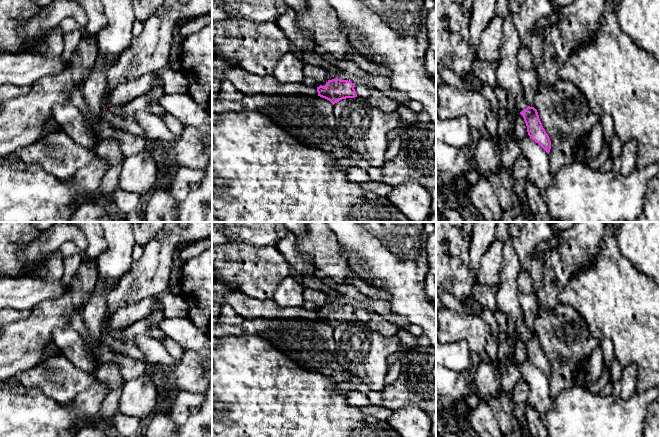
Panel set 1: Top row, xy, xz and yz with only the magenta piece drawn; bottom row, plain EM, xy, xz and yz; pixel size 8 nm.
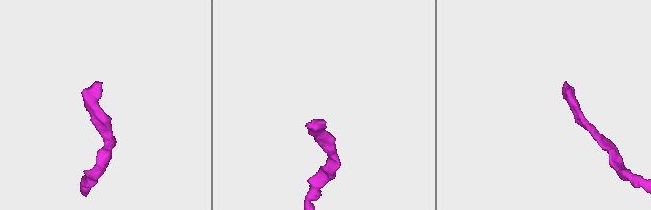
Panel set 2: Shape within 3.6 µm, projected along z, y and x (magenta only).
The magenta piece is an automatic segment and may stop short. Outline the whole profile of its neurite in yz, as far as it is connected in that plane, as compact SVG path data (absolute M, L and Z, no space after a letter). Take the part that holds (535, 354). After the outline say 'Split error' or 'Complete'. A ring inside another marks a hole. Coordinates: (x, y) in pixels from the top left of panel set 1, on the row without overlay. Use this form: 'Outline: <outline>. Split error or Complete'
Outline: M523 312L520 313L518 318L516 331L524 342L528 359L549 377L551 373L550 362L542 350L537 334L534 331L530 331L525 325Z. Split error

